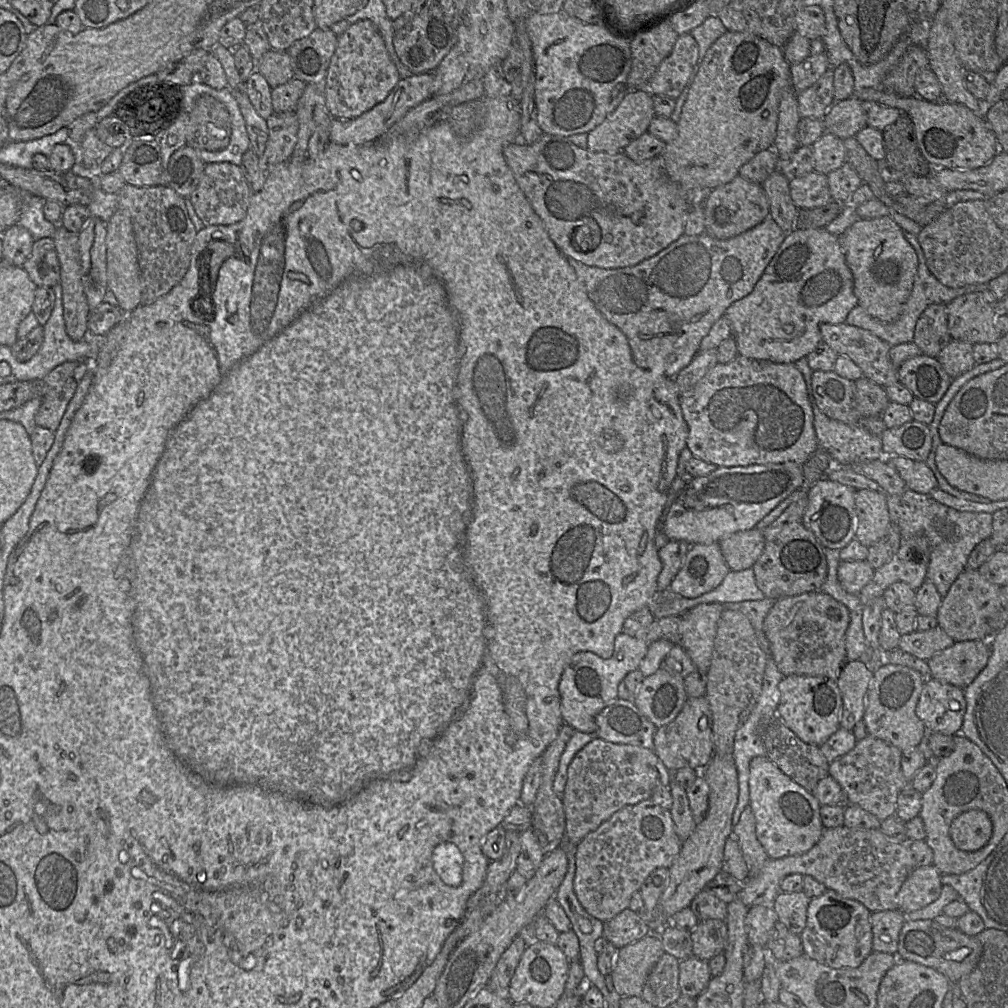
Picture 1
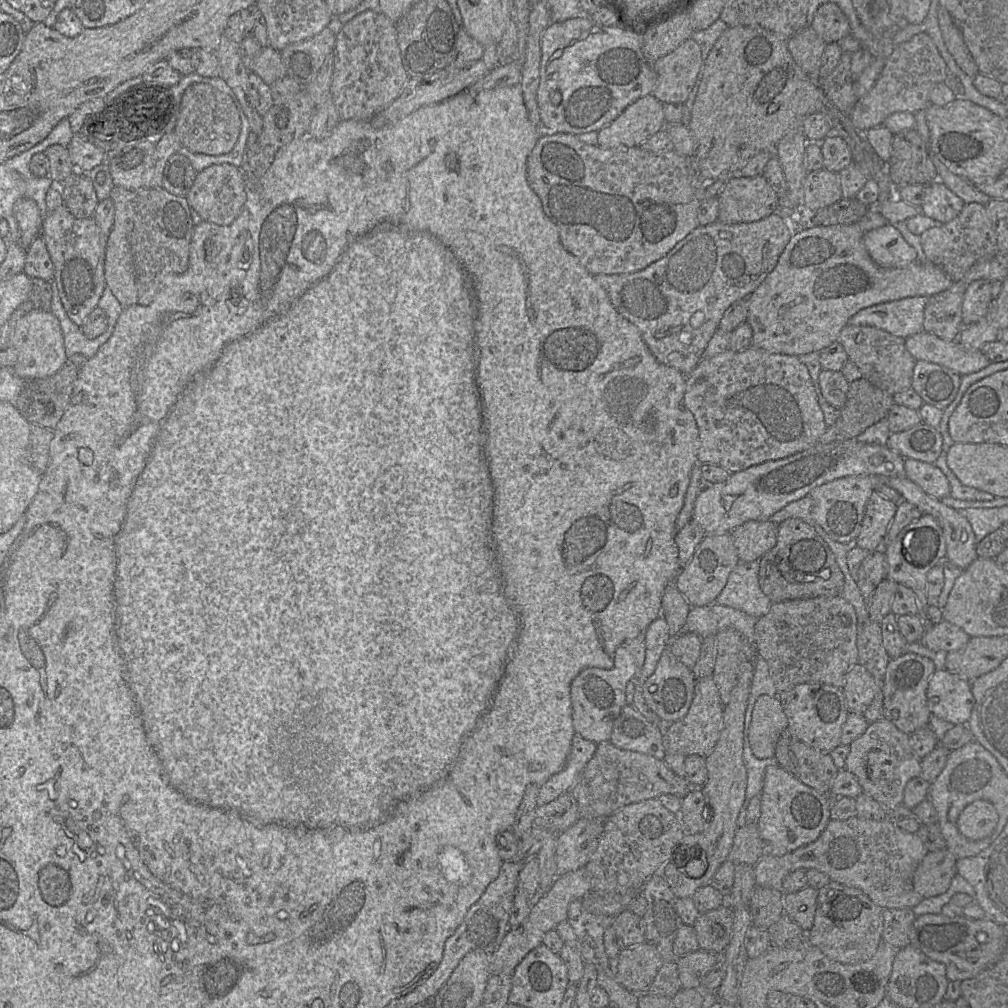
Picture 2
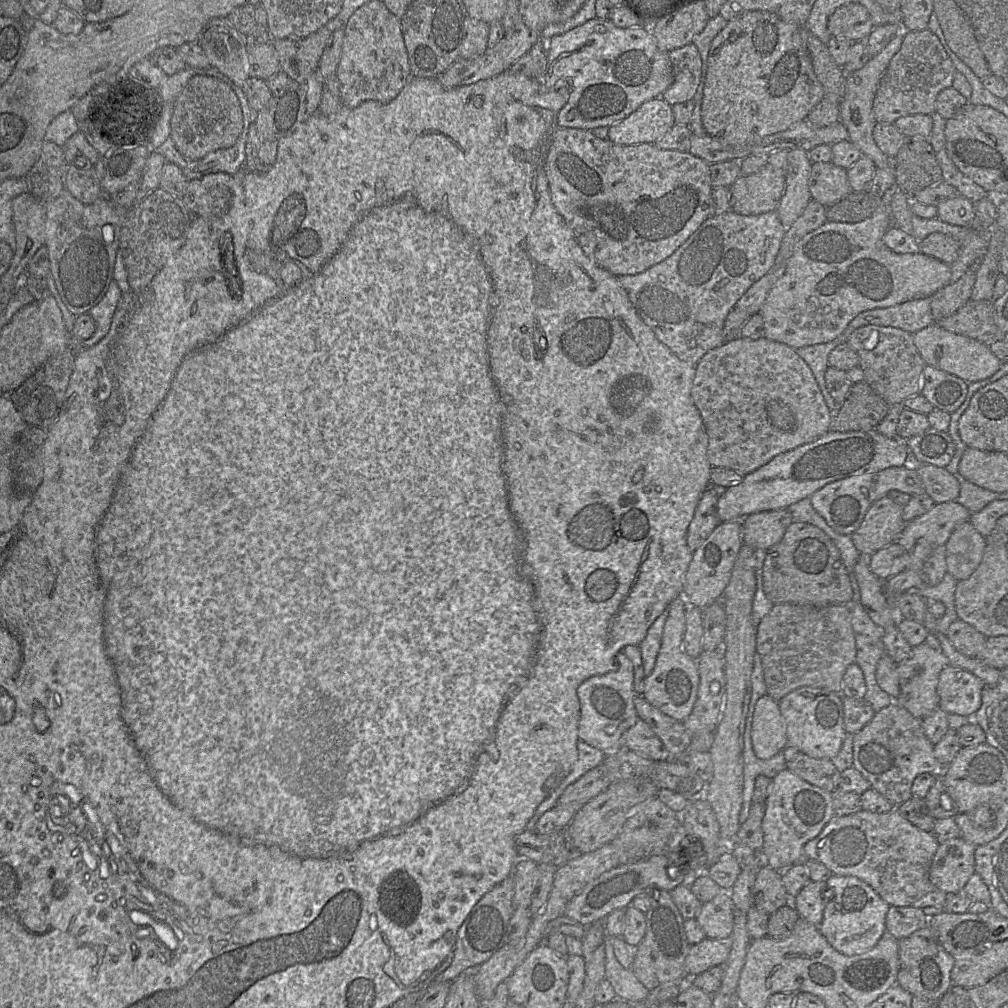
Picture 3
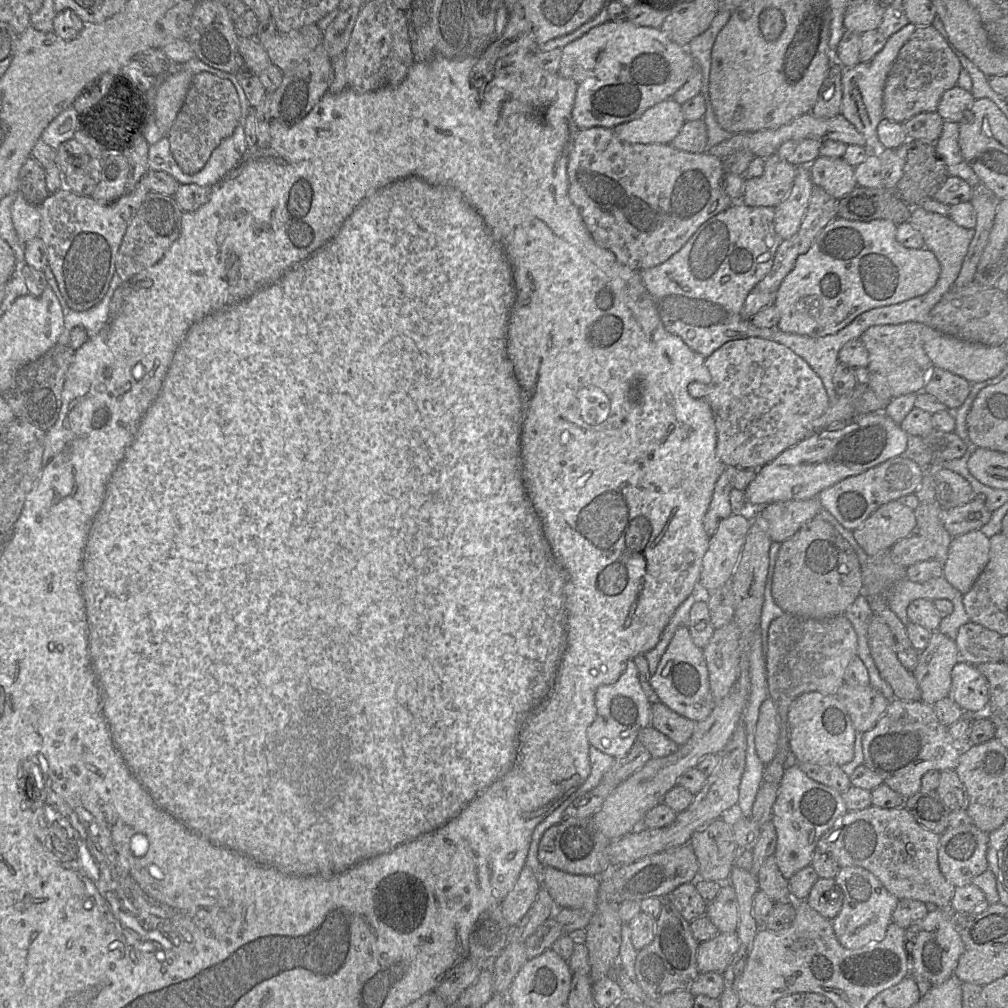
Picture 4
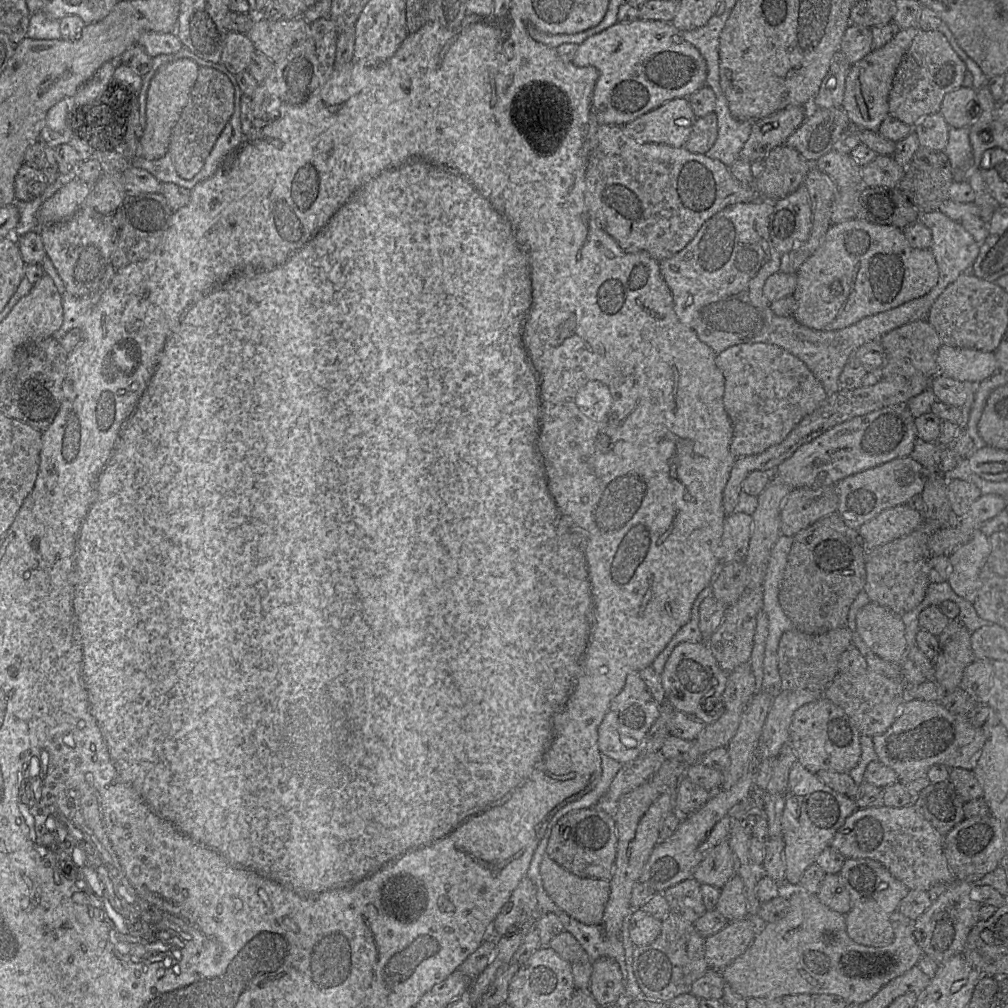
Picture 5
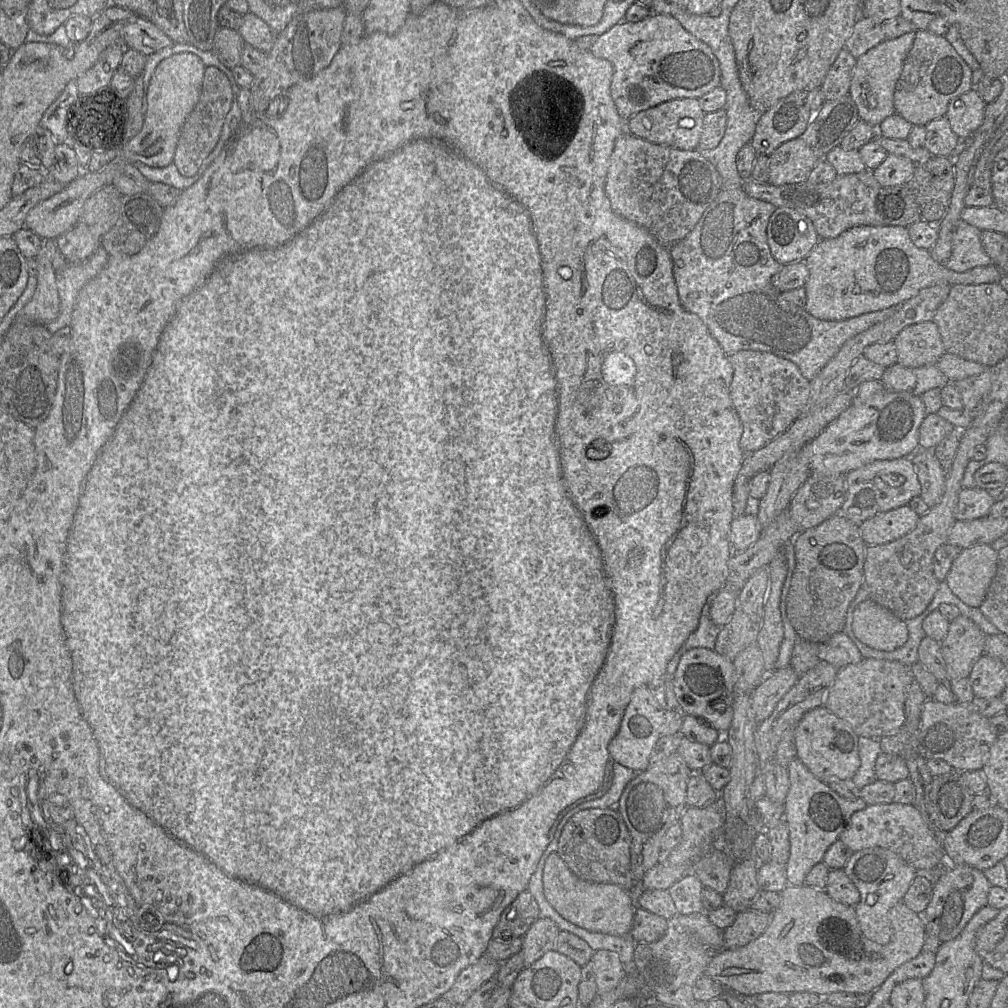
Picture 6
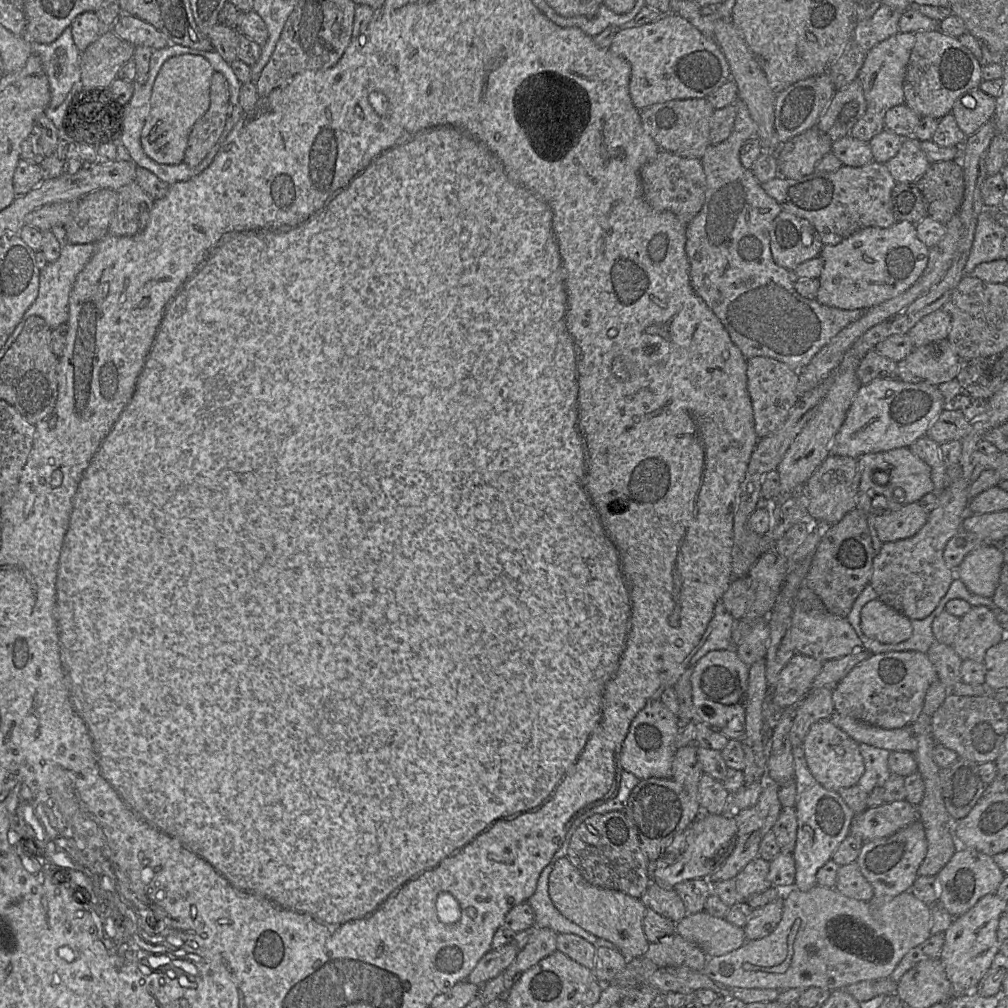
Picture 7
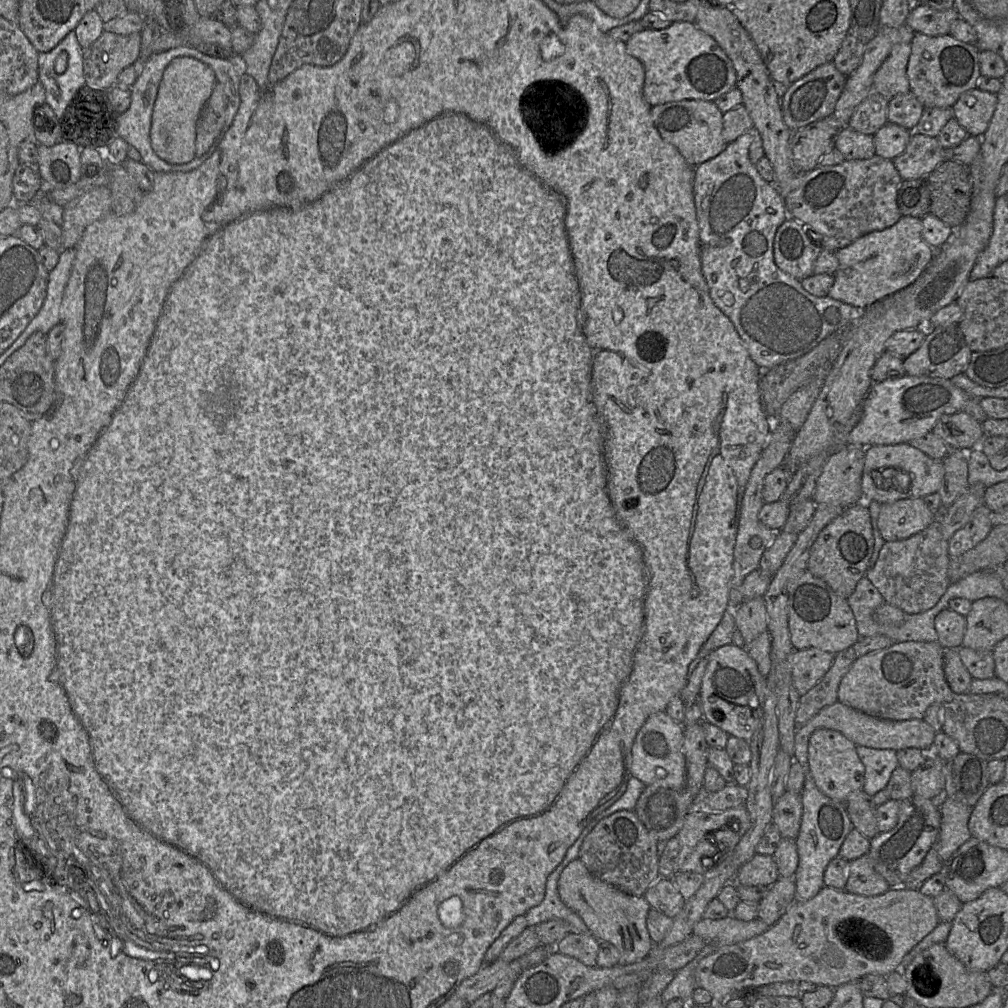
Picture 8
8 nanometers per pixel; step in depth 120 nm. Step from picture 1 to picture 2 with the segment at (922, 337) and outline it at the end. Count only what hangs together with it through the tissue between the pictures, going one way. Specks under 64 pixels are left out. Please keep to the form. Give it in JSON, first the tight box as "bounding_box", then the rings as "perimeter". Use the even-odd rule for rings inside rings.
{"bounding_box":[923,282,969,341],"perimeter":[[[954,282],[945,291],[929,297],[923,330],[944,341],[956,341],[963,328],[962,303],[969,284]]]}

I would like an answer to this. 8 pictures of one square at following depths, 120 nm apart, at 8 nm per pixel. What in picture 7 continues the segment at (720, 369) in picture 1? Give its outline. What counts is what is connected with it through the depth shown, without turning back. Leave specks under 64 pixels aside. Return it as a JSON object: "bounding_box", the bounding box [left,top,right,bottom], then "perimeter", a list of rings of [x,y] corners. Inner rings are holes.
{"bounding_box":[747,356,799,439],"perimeter":[[[764,356],[747,360],[747,390],[751,399],[755,432],[759,439],[776,431],[787,419],[798,401],[799,375],[786,364]]]}

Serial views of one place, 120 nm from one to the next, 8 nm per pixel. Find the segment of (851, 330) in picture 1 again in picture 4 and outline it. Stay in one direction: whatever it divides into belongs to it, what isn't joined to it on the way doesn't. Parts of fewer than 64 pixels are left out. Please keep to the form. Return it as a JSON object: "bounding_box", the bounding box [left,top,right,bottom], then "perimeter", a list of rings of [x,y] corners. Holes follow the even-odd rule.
{"bounding_box":[860,323,934,399],"perimeter":[[[904,323],[877,325],[868,328],[860,337],[868,351],[869,381],[867,387],[886,399],[923,392],[927,377],[934,365],[927,356],[923,344],[923,328],[926,324]]]}

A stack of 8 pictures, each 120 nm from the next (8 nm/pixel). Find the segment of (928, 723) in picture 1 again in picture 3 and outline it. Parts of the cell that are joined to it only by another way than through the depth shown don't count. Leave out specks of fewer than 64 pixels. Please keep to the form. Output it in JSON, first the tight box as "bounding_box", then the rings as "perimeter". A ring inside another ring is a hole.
{"bounding_box":[939,665,984,716],"perimeter":[[[947,665],[939,674],[939,708],[948,714],[974,716],[981,706],[984,686],[971,672]]]}

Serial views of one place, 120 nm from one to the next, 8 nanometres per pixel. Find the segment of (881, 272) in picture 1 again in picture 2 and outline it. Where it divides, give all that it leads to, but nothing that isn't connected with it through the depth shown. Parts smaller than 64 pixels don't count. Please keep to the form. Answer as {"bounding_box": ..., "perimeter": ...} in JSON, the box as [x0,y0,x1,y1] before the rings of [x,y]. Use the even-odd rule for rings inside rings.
{"bounding_box":[864,224,918,268],"perimeter":[[[892,224],[866,232],[864,245],[872,260],[884,268],[902,268],[918,261],[916,250]]]}

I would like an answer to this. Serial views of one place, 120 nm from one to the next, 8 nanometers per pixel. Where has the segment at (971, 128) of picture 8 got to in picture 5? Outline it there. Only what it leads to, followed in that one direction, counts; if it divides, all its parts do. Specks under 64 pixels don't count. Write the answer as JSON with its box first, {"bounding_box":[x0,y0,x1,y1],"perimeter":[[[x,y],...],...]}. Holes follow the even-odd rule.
{"bounding_box":[940,86,980,128],"perimeter":[[[961,86],[947,93],[941,103],[940,113],[949,127],[970,128],[980,115],[977,91],[974,88]]]}

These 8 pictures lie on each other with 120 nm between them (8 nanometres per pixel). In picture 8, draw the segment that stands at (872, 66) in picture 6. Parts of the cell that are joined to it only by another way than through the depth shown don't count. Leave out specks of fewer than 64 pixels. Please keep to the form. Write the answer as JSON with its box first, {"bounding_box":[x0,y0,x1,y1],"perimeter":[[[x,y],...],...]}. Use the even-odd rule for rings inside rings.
{"bounding_box":[873,43,911,99],"perimeter":[[[899,43],[892,47],[888,57],[873,76],[873,92],[892,99],[909,91],[907,65],[911,54],[911,43]]]}

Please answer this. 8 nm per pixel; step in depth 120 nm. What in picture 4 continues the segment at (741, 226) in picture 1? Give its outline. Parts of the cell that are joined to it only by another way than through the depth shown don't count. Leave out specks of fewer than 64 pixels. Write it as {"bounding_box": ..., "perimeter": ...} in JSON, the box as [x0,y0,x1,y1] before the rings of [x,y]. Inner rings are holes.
{"bounding_box":[740,153,797,207],"perimeter":[[[776,153],[765,159],[763,173],[755,178],[746,178],[740,202],[750,207],[773,207],[789,195],[797,174],[797,166],[781,159]]]}

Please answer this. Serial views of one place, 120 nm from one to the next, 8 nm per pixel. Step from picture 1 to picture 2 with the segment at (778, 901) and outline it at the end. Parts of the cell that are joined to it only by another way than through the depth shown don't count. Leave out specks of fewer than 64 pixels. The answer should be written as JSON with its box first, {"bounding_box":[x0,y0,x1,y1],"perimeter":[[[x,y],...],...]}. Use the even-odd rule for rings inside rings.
{"bounding_box":[783,886,818,932],"perimeter":[[[806,886],[795,892],[784,893],[783,912],[804,931],[808,932],[813,925],[818,890]]]}

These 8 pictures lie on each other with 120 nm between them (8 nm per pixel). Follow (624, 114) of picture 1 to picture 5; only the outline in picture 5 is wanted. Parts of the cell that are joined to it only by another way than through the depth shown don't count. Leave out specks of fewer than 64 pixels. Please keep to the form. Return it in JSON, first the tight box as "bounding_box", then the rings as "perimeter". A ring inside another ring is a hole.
{"bounding_box":[621,98,696,147],"perimeter":[[[675,98],[621,127],[640,143],[684,147],[696,120],[689,99]]]}

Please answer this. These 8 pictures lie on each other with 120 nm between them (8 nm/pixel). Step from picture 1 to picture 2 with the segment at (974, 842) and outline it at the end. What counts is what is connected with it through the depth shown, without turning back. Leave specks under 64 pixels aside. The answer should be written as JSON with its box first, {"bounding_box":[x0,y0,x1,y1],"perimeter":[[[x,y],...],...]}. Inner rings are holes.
{"bounding_box":[957,799,999,840],"perimeter":[[[978,799],[968,804],[960,813],[957,826],[962,835],[971,840],[990,836],[998,823],[999,816],[988,800]]]}

